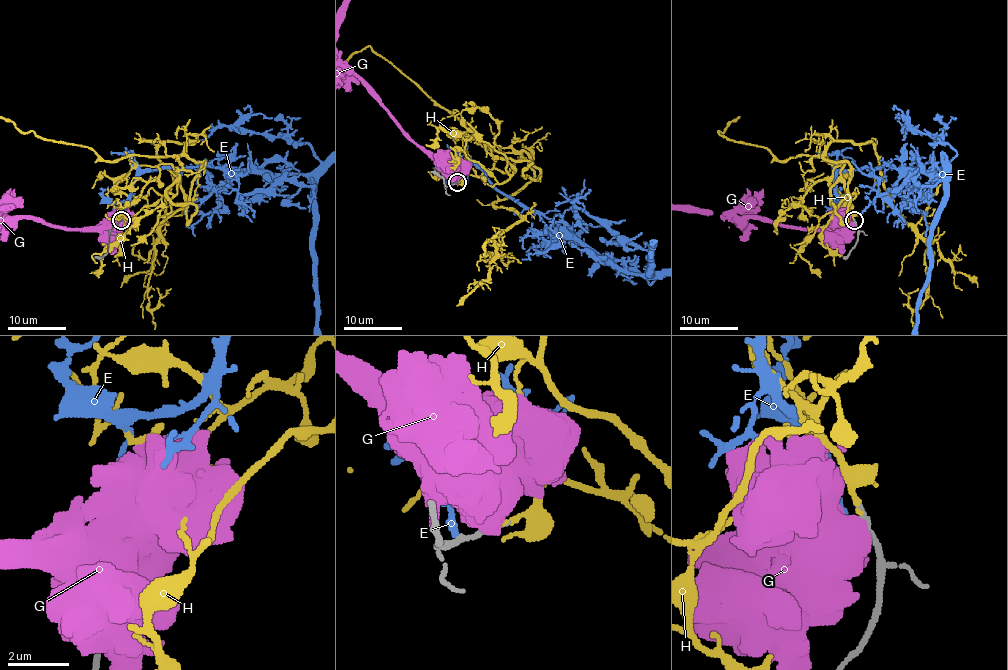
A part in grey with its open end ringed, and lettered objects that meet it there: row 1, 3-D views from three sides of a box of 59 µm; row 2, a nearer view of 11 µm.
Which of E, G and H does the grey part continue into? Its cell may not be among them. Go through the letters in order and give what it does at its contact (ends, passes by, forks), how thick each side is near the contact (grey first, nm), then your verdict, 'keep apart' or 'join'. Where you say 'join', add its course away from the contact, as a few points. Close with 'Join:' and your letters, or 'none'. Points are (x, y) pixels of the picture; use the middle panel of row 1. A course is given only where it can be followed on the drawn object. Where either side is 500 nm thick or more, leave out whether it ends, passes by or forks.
E: it ends there; 170 nm thick on the grey side, 200 nm on the other; keep apart
G: 240 nm thick on the grey side, 750 nm on the other; keep apart
H: it ends there; 200 nm thick on the grey side, 130 nm on the other; join; it runs (457, 182), (503, 183), (503, 158), (539, 170), (368, 47)
Join: H

